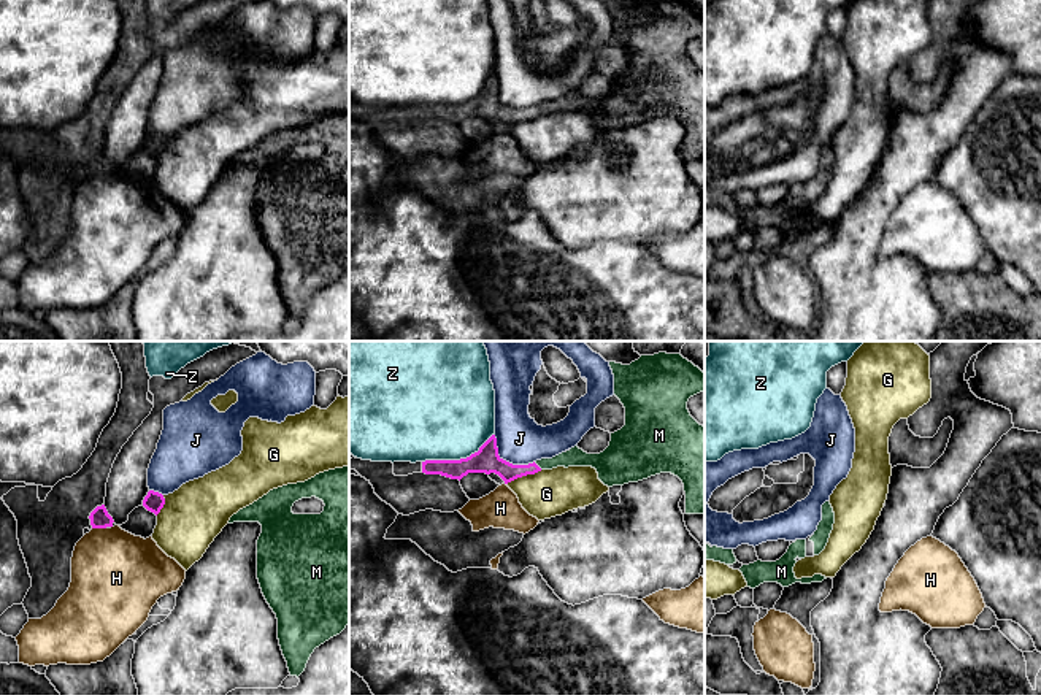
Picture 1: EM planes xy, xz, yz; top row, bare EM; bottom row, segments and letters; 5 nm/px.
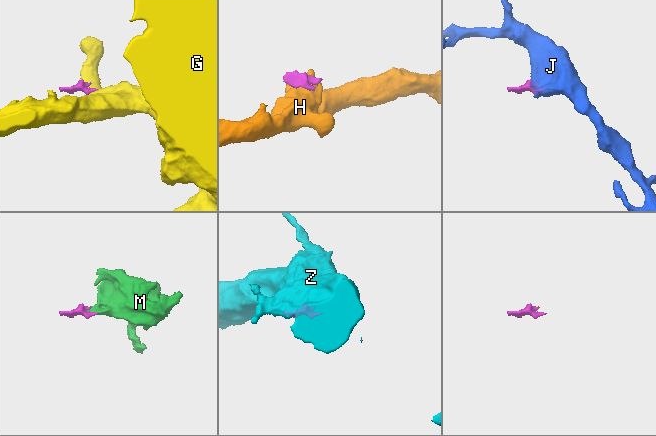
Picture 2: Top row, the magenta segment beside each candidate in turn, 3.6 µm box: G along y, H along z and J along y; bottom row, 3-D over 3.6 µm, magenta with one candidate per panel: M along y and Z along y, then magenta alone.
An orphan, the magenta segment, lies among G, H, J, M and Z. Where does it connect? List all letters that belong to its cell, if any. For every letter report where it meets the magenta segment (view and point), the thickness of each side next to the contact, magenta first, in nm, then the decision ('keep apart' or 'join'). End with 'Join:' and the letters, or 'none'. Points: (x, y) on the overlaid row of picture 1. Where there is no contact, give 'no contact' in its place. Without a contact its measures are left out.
G: contact xz (524, 475); calibres 130 and 240 nm; keep apart
H: contact xy (99, 527); calibres 100 and 440 nm; keep apart
J: contact xz (505, 460); calibres 130 and 240 nm; keep apart
M: contact xz (537, 465); calibres 130 and 100 nm; join
Z: contact xz (457, 460); calibres 130 and 480 nm; keep apart
Join: M

